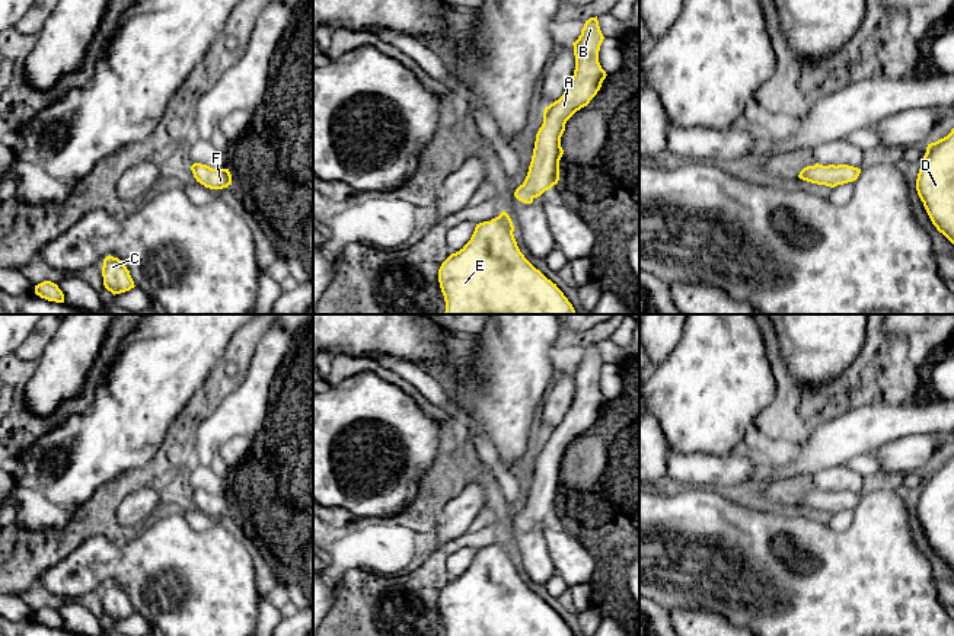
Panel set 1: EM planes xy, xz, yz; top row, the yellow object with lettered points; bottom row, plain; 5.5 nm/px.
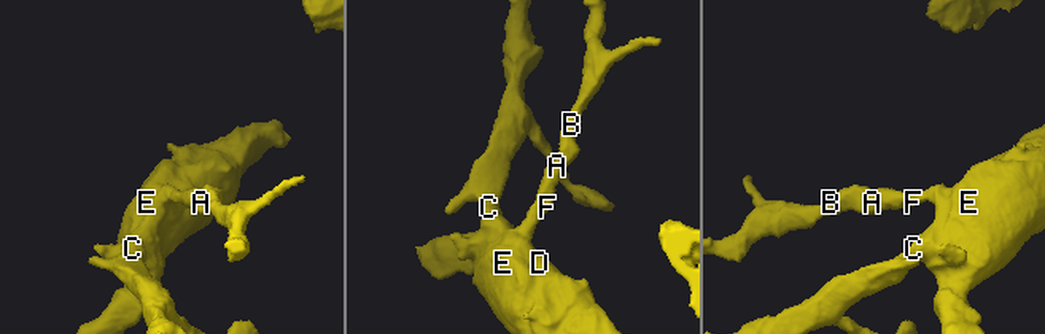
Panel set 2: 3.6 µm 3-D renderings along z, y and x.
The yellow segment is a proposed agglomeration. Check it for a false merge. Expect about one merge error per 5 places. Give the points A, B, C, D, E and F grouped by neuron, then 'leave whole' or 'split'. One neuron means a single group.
A B C D E F; leave whole

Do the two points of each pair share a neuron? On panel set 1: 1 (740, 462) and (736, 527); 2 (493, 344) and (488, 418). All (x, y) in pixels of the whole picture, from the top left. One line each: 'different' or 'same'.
1: different
2: same

